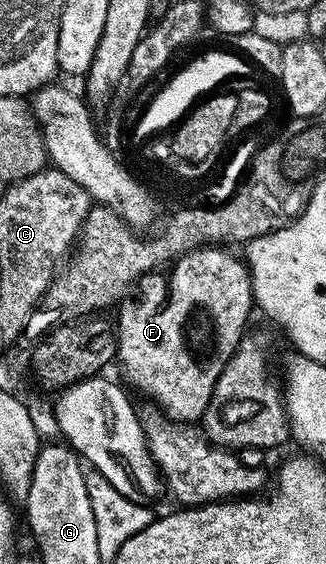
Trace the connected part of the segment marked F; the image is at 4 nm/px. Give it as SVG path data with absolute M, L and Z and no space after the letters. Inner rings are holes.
M218 244L206 245L191 248L181 255L169 267L171 270L166 282L155 276L147 277L141 283L142 295L138 303L119 316L118 324L116 320L116 362L122 365L125 385L135 386L140 393L147 394L169 421L183 424L197 423L208 408L212 388L216 388L216 380L220 380L224 364L228 364L247 333L250 306L252 310L255 305L254 290L250 287L250 267L230 251L233 249Z

